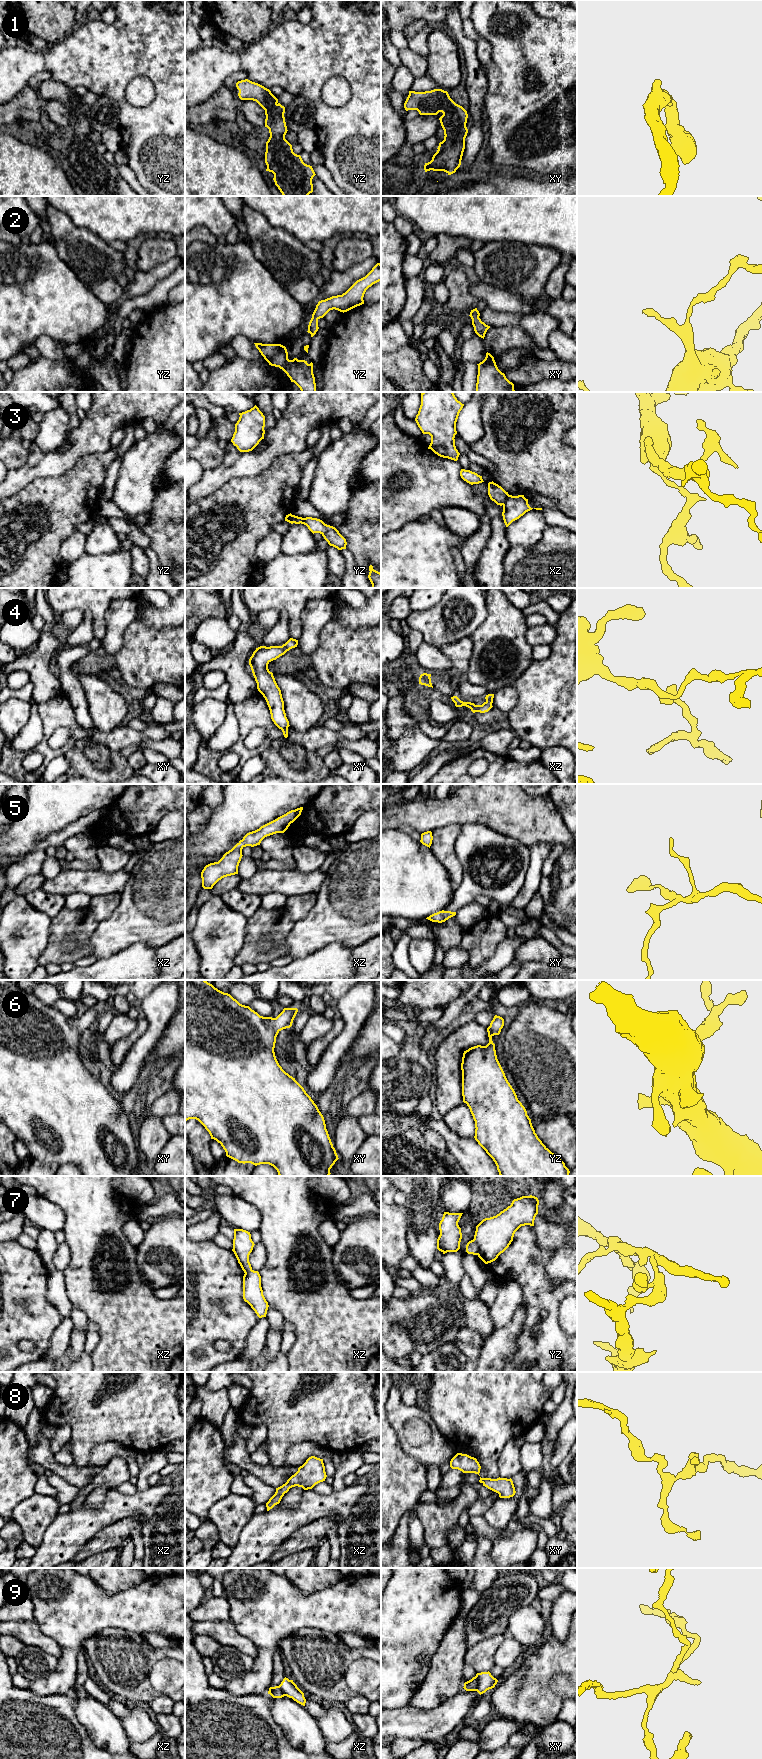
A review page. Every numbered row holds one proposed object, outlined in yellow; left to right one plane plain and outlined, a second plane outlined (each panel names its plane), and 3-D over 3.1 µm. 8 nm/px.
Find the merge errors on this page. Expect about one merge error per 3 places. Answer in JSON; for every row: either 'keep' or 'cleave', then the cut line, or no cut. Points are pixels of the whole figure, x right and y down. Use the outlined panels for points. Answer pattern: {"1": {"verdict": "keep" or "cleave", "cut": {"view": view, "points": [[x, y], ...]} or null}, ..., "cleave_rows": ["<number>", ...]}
{"1": {"verdict": "keep", "cut": null}, "2": {"verdict": "keep", "cut": null}, "3": {"verdict": "cleave", "cut": {"view": "xz", "points": [[509, 495], [502, 504]]}}, "4": {"verdict": "keep", "cut": null}, "5": {"verdict": "keep", "cut": null}, "6": {"verdict": "keep", "cut": null}, "7": {"verdict": "cleave", "cut": {"view": "yz", "points": [[473, 1239], [478, 1254]]}}, "8": {"verdict": "keep", "cut": null}, "9": {"verdict": "cleave", "cut": {"view": "xy", "points": [[478, 1673], [477, 1688], [475, 1690]]}}, "cleave_rows": ["3", "7", "9"]}

